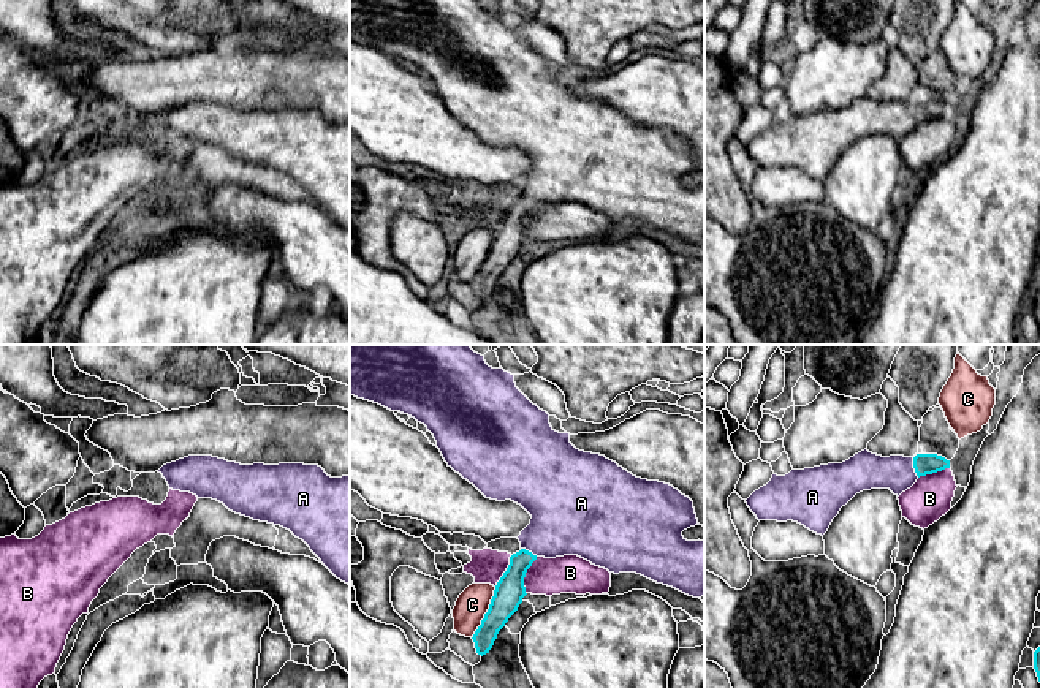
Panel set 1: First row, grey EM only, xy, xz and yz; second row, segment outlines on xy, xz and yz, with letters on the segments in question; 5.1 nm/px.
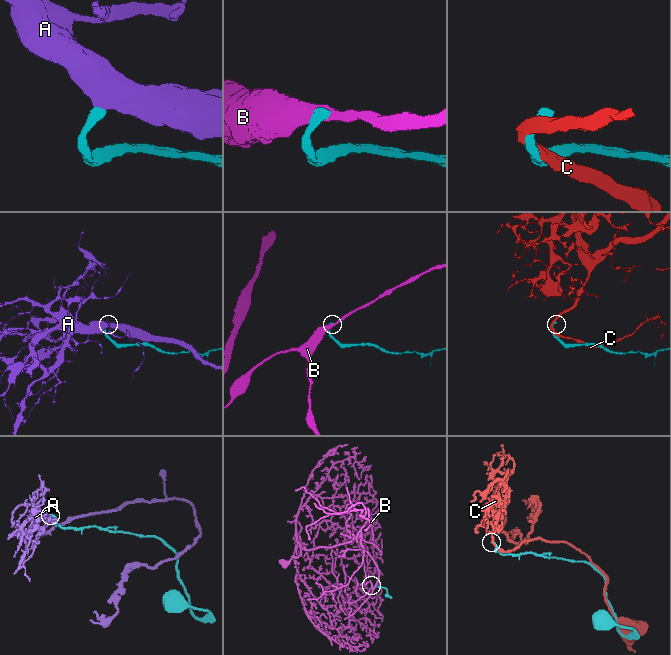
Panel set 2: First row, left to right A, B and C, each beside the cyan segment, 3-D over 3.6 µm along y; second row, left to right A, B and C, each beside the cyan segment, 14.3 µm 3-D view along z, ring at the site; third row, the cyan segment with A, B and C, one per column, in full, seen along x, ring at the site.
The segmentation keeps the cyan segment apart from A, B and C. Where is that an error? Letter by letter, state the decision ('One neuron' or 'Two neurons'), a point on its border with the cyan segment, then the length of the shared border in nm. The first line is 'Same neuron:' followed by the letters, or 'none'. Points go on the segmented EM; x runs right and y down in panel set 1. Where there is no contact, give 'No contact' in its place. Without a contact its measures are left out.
Same neuron: A
A: One neuron. Touches cyan at yz (914, 467). Shared border 110 nm
B: Two neurons. Touches cyan at xz (524, 576). Shared border 200 nm
C: Two neurons. Touches cyan at xz (486, 612). Shared border 300 nm

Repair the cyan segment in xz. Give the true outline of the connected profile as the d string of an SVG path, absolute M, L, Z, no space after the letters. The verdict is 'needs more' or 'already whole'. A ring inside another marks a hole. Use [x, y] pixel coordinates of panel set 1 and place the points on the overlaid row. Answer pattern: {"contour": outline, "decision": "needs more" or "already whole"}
{"contour": "M350 345L350 394L374 403L378 403L391 411L400 411L415 418L418 422L424 424L427 430L434 435L437 448L440 449L445 462L464 479L473 484L486 498L505 501L511 500L521 505L530 516L530 524L518 536L521 542L521 550L510 557L510 565L500 580L495 585L494 596L491 599L489 609L481 620L481 625L473 634L473 642L478 655L486 655L494 645L499 631L505 626L508 618L518 611L522 598L527 595L524 587L524 577L527 569L538 557L556 558L564 555L578 555L595 566L605 568L609 573L636 573L657 584L673 587L689 596L701 598L704 596L704 541L687 541L682 531L698 525L693 501L682 495L678 489L670 484L659 481L647 481L633 476L616 462L606 459L600 454L584 452L576 449L570 443L570 433L559 433L549 424L549 414L533 405L514 383L514 375L505 372L503 369L492 369L486 364L484 356L475 353L470 346L464 345Z", "decision": "needs more"}

